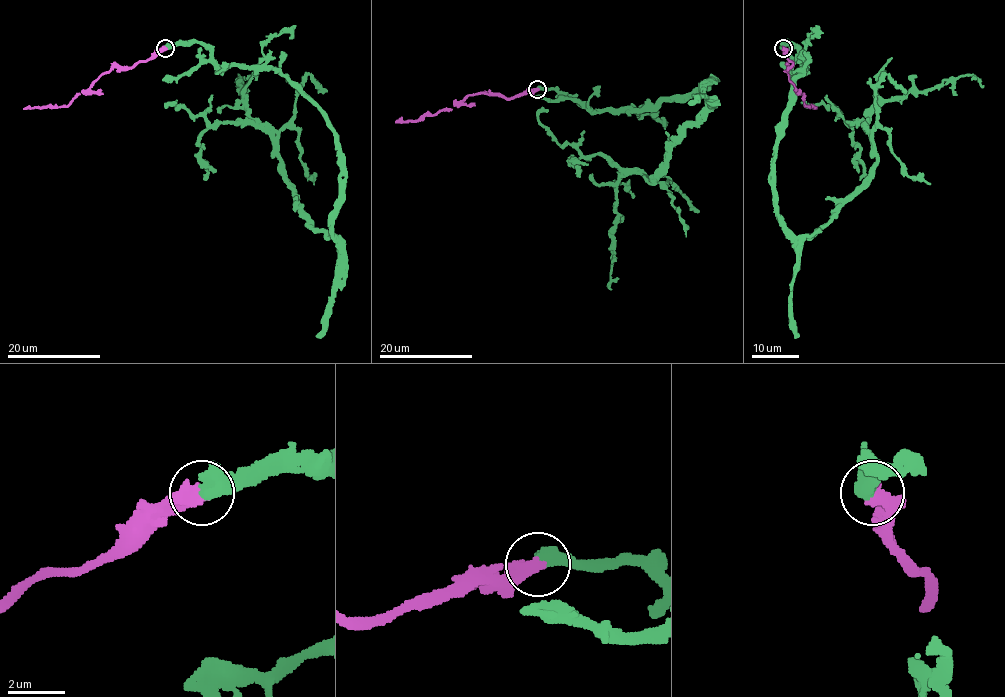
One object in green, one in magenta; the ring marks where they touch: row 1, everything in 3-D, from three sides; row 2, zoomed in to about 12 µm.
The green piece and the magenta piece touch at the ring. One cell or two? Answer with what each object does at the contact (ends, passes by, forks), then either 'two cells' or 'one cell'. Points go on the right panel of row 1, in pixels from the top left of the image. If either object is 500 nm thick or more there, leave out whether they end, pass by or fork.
one cell

